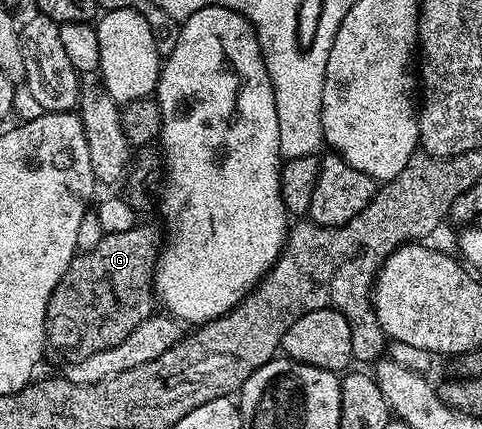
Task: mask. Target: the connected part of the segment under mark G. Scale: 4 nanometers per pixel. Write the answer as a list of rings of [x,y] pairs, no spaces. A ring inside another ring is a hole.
[[[135,225],[131,229],[106,233],[89,251],[74,255],[67,273],[61,275],[59,285],[51,293],[45,318],[45,341],[50,352],[58,351],[65,361],[74,363],[91,353],[111,349],[125,341],[129,334],[155,313],[153,273],[157,265],[159,248],[163,243],[160,230]]]

